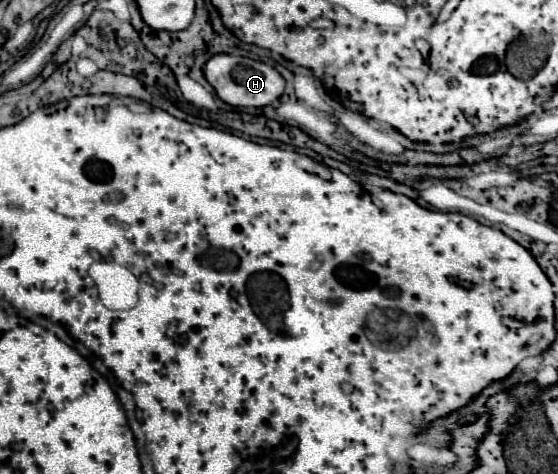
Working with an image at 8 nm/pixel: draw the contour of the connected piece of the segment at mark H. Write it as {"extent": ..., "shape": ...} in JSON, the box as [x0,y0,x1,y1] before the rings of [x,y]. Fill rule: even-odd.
{"extent":[204,55,284,107],"shape":[[[214,55],[204,65],[204,77],[214,87],[216,95],[234,107],[266,107],[272,101],[276,101],[284,91],[284,79],[282,75],[260,61],[248,59],[248,57],[236,57],[236,55]]]}

